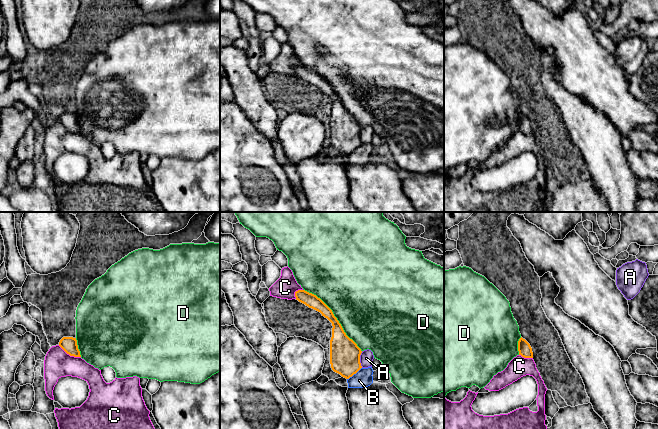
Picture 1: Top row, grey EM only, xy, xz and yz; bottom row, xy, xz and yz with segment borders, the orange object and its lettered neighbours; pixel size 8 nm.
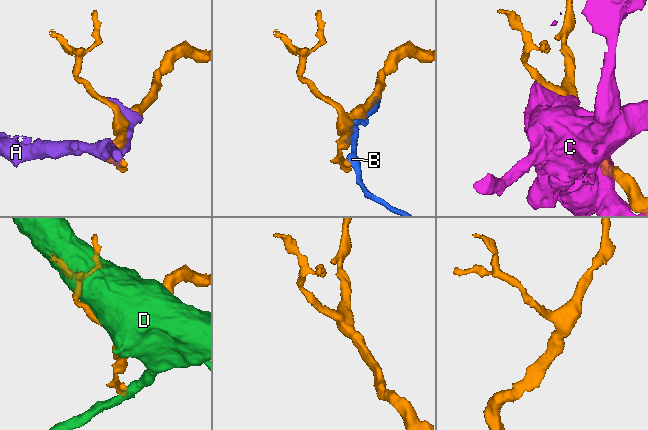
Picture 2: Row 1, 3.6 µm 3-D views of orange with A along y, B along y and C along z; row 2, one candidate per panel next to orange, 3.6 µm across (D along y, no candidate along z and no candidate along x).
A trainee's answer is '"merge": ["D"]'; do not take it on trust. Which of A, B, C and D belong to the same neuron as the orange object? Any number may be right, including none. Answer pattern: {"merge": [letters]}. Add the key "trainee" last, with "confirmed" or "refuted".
{"merge": [], "trainee": "refuted"}

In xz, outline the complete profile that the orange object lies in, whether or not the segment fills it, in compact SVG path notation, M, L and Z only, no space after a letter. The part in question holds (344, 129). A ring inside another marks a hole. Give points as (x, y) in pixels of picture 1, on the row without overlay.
M305 66L295 68L296 76L322 90L332 99L332 113L330 116L330 140L334 148L349 155L361 144L361 125L344 108L341 100L332 86L316 71Z

